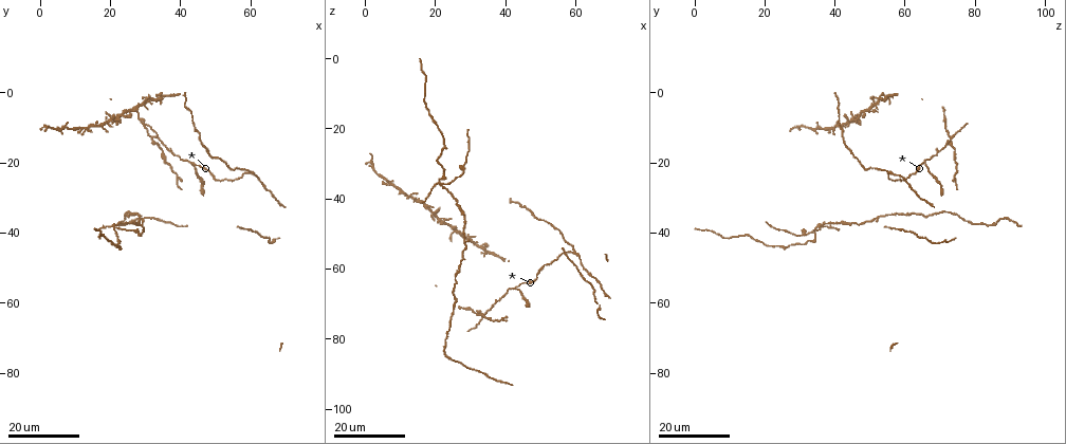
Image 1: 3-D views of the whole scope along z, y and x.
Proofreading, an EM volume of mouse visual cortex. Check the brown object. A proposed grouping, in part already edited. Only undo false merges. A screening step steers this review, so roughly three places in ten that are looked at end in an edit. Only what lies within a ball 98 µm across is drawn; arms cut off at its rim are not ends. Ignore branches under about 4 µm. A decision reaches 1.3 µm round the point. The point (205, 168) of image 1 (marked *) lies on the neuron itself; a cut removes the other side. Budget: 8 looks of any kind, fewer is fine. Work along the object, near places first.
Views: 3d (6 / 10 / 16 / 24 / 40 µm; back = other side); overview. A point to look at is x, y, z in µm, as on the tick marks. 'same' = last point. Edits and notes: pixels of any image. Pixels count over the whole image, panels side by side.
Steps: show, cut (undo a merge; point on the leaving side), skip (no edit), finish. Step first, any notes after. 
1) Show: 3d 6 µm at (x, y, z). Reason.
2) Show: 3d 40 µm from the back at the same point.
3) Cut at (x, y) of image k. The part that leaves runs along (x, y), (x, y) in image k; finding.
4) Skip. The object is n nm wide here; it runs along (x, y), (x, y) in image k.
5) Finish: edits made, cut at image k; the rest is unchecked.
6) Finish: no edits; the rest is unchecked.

Show: 3d 16 µm at (25.5, 4.5, 48.5). Four arms meet.

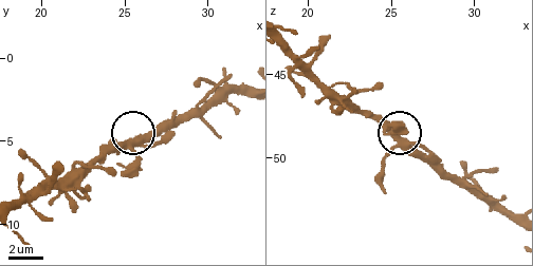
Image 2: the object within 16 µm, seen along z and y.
Show: 3d 6 µm at (25.4, 5.3, 49.1). Zoom in.

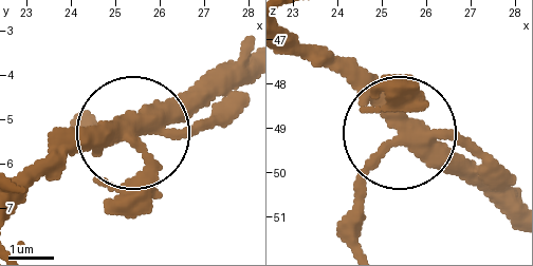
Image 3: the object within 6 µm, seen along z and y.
Skip. 4 arms meet here; all the same neuron.

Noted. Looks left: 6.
Show: 3d 16 µm at (21.0, 39.0, 35.5).

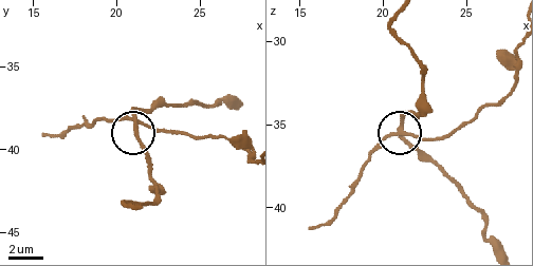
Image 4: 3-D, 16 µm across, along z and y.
Show: 3d 6 µm at (21.5, 38.4, 35.5).

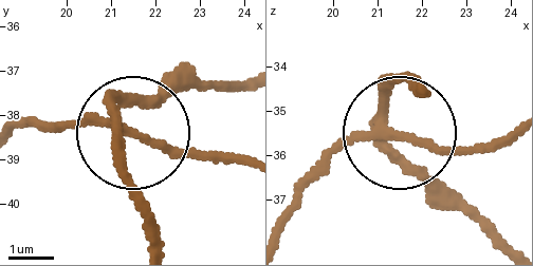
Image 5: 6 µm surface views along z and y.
Cut at (61, 124) of image 5. The object is 200 nm wide here; a second neuron is stuck on.

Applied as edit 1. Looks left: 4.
Show: 3d 24 µm at (42.5, 19.5, 66.0).

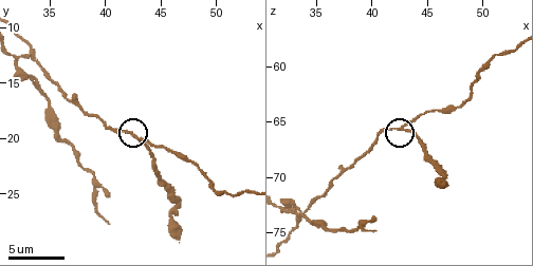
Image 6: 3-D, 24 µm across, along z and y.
Show: 3d 6 µm at (42.6, 19.8, 65.4).

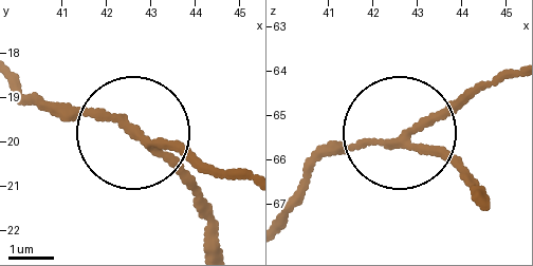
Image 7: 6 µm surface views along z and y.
Cut at (188, 177) of image 7. 3 arms meet here; a second neuron is stuck on.

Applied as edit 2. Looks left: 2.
Finish: edits made, cut at image 5, cut at image 7; the rest is unchecked.

